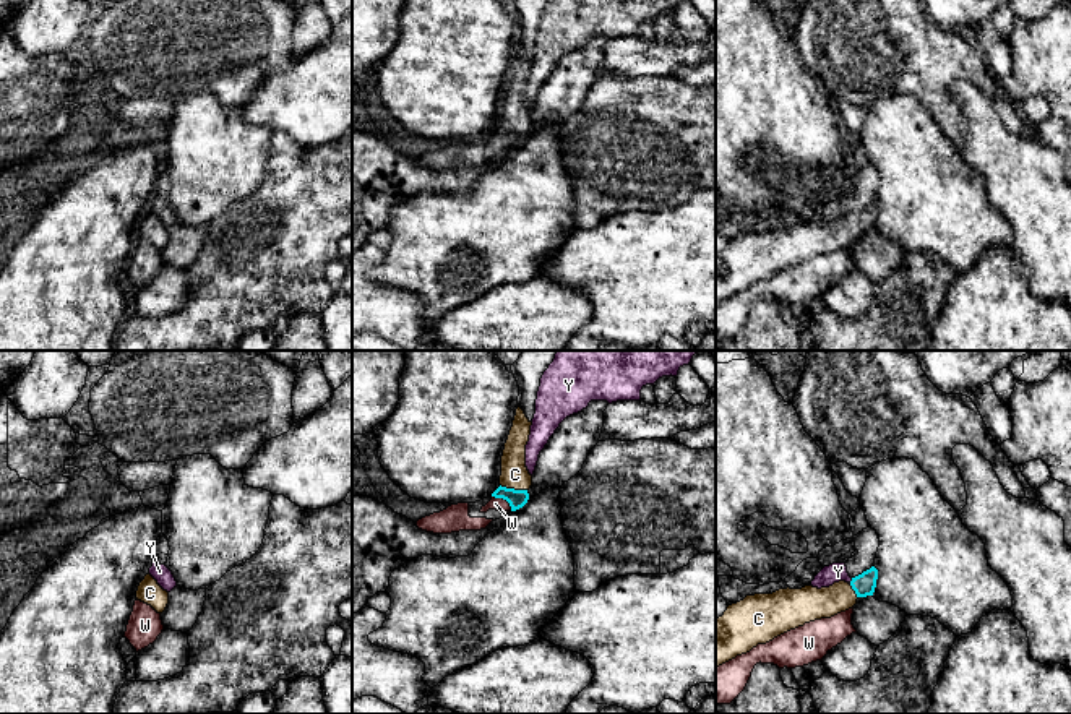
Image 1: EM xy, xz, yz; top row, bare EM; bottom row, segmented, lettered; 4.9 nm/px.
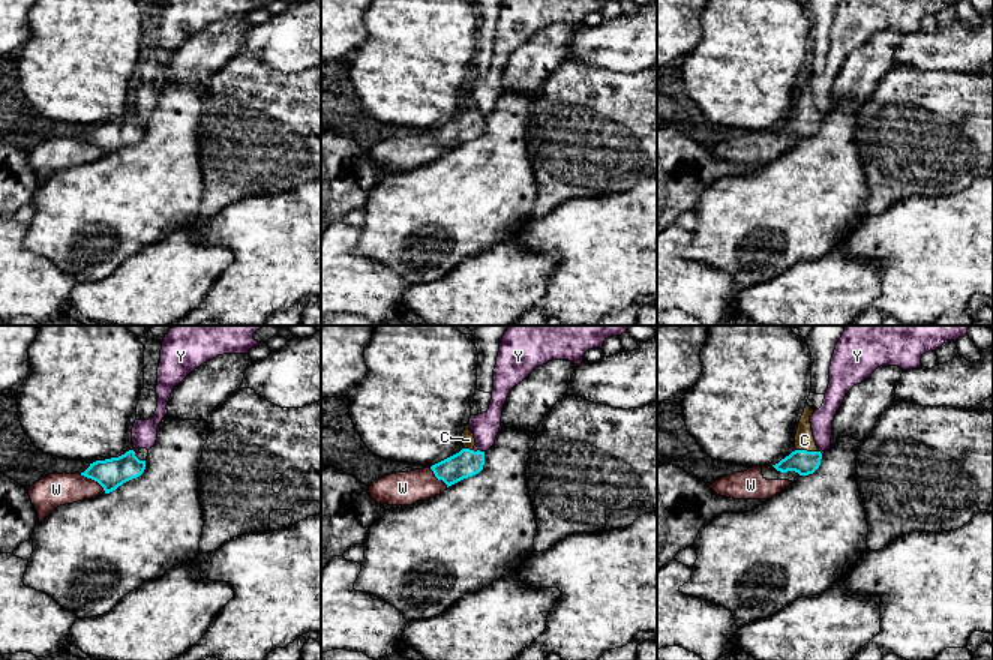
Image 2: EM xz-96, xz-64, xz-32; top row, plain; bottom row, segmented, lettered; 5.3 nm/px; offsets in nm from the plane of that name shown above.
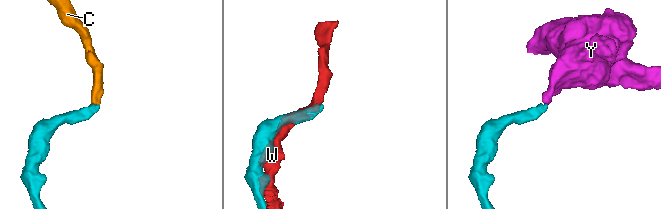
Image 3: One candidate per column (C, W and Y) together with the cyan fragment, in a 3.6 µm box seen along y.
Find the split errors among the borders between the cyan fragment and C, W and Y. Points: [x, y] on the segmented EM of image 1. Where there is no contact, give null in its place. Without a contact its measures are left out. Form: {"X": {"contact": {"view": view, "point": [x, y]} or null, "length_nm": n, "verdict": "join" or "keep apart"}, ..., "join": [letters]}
{"C": {"contact": {"view": "xz", "point": [513, 489]}, "length_nm": 140, "verdict": "join"}, "W": {"contact": {"view": "xz", "point": [503, 498]}, "length_nm": 120, "verdict": "keep apart"}, "Y": {"contact": {"view": "yz", "point": [851, 581]}, "length_nm": 40, "verdict": "keep apart"}, "join": ["C"]}

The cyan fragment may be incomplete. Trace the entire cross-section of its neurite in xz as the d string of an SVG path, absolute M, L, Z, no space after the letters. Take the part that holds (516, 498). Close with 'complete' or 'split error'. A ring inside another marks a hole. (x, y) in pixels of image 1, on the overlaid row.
M518 406L501 456L500 487L492 493L495 498L506 500L511 511L523 508L529 500L527 490L532 485L532 475L526 467L526 445L529 441L531 425L532 422Z | split error

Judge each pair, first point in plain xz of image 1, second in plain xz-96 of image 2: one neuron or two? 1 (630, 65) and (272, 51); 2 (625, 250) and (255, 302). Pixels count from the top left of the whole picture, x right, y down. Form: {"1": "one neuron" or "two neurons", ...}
{"1": "one neuron", "2": "one neuron"}

